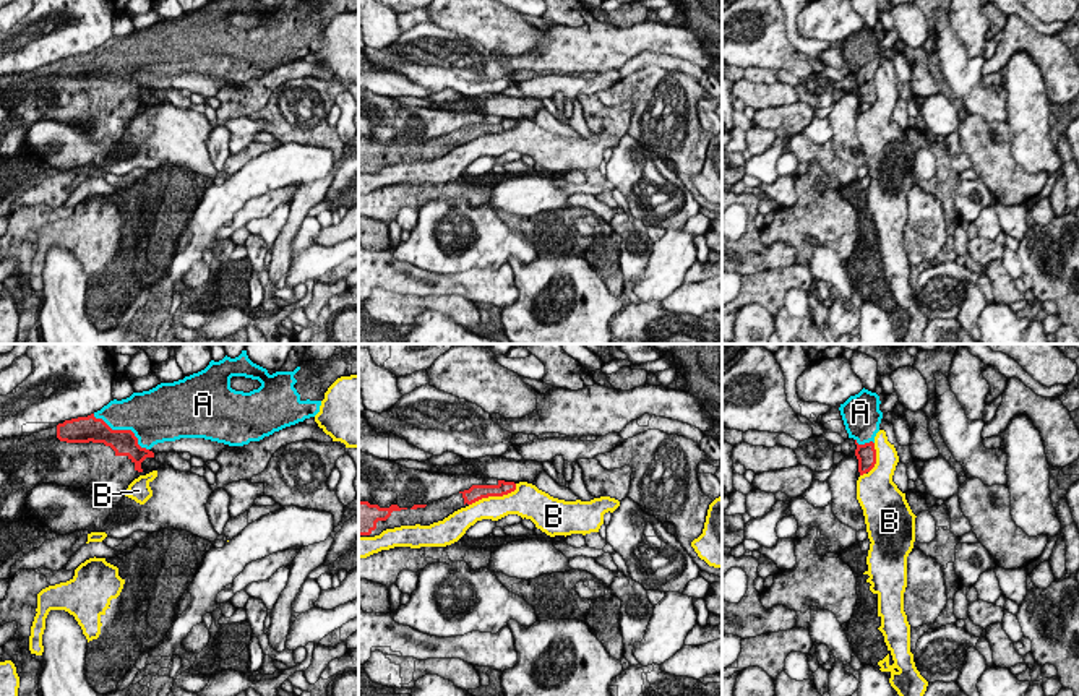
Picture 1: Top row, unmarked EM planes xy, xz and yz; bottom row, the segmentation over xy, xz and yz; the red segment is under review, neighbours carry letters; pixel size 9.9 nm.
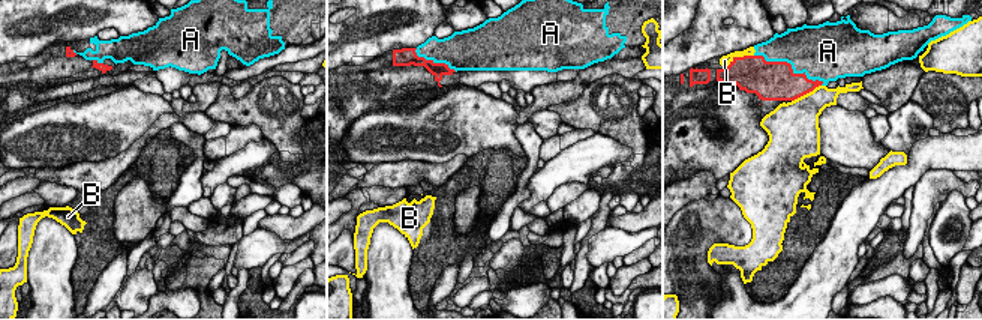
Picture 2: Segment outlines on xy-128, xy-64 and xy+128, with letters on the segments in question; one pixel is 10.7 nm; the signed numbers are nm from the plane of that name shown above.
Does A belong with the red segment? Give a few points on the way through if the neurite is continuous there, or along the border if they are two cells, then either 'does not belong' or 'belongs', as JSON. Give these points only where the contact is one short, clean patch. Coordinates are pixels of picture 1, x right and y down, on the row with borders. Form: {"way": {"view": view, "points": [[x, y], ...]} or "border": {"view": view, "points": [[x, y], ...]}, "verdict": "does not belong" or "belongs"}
{"verdict": "belongs"}

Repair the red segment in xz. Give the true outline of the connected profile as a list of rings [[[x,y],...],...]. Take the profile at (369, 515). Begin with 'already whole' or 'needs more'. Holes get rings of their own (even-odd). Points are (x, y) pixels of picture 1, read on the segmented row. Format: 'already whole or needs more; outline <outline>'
needs more; outline [[[498,480],[497,485],[472,485],[469,490],[449,498],[441,498],[430,505],[414,505],[412,508],[399,508],[398,505],[380,508],[359,500],[359,537],[375,537],[386,529],[401,526],[430,526],[482,498],[503,496],[514,490],[514,482]]]

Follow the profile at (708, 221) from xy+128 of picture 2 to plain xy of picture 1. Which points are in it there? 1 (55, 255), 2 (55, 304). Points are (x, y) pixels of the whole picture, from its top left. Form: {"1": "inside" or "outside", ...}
{"1": "outside", "2": "outside"}

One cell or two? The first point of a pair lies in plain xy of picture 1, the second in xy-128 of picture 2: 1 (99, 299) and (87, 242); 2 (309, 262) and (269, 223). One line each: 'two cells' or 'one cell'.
1: one cell
2: two cells

